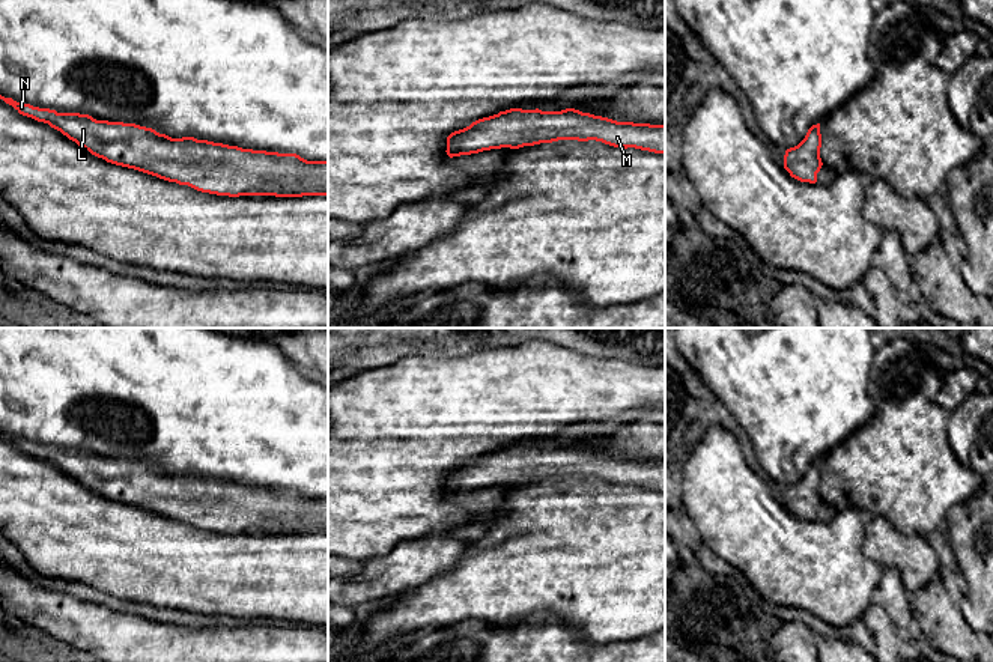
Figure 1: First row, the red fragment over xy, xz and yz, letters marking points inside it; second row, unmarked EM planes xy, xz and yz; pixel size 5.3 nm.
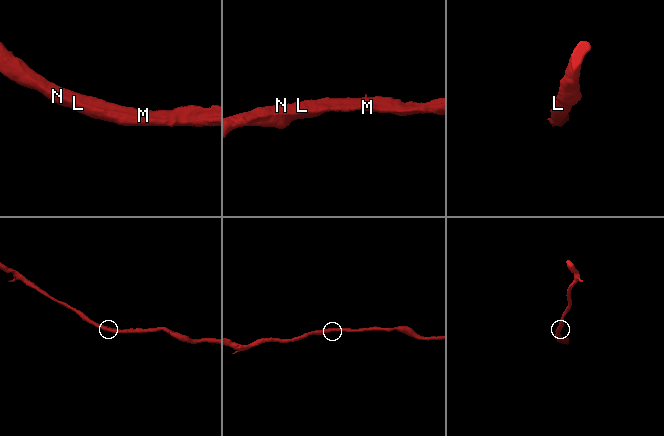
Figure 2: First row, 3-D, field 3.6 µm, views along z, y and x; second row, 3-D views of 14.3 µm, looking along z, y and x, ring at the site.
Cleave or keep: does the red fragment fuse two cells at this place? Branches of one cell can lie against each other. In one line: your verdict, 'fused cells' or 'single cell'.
single cell

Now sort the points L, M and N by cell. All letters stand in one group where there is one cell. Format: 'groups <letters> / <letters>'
groups L M N

